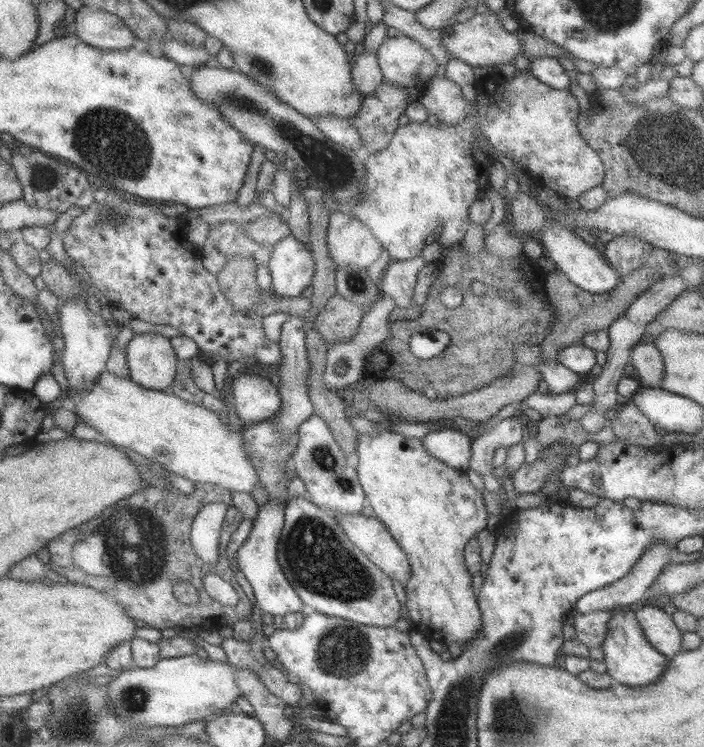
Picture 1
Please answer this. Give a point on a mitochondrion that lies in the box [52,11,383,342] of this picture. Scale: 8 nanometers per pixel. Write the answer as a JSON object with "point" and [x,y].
{"point":[108,140]}

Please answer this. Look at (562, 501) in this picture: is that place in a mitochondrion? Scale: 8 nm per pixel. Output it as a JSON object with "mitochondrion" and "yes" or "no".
{"mitochondrion":"no"}

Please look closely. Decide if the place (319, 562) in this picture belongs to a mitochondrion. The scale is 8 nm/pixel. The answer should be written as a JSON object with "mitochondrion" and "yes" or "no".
{"mitochondrion":"yes"}

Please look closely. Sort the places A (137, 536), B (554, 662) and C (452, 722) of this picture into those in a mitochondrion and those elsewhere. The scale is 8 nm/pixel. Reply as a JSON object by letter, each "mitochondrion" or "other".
{"A":"mitochondrion","B":"other","C":"mitochondrion"}

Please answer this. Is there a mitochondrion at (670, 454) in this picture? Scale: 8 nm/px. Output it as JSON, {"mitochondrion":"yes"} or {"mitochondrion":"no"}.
{"mitochondrion":"no"}

